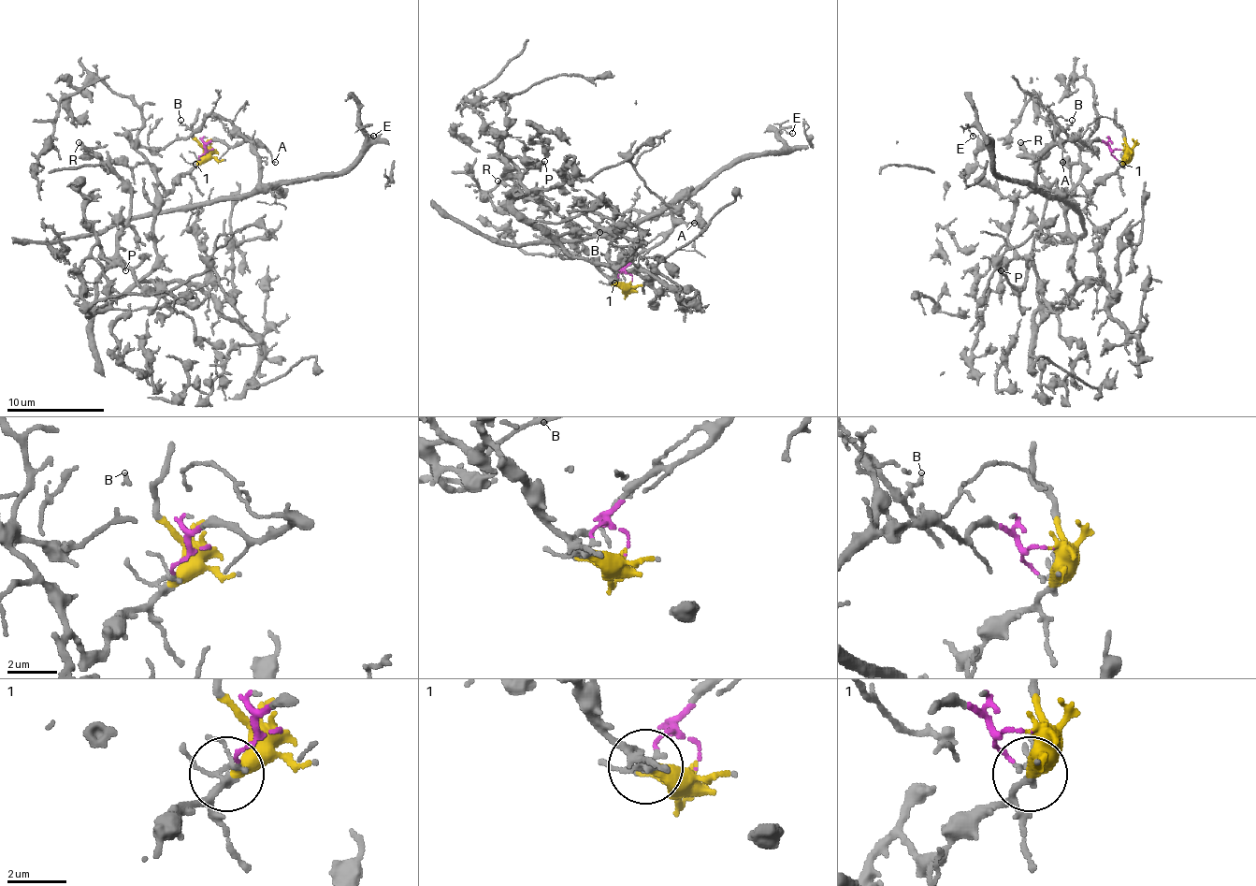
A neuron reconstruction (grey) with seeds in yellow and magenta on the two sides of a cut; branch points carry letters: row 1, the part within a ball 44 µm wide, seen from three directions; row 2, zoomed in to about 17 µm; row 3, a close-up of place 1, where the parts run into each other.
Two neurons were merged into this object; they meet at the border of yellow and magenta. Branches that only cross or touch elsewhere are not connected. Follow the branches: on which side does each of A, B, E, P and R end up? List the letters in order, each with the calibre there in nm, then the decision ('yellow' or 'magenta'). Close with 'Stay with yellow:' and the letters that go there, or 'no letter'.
A: calibre 110 nm; magenta
B: calibre 140 nm; magenta
E: calibre 100 nm; magenta
P: calibre 300 nm; yellow
R: calibre 340 nm; yellow
Stay with yellow: P, R

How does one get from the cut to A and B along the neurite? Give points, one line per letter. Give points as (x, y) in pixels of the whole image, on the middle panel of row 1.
A: (631, 281), (624, 268), (639, 254), (654, 249), (683, 222), (695, 222)
B: (631, 281), (624, 268), (639, 254), (654, 249), (672, 226), (672, 219), (666, 214), (631, 210), (599, 231)

